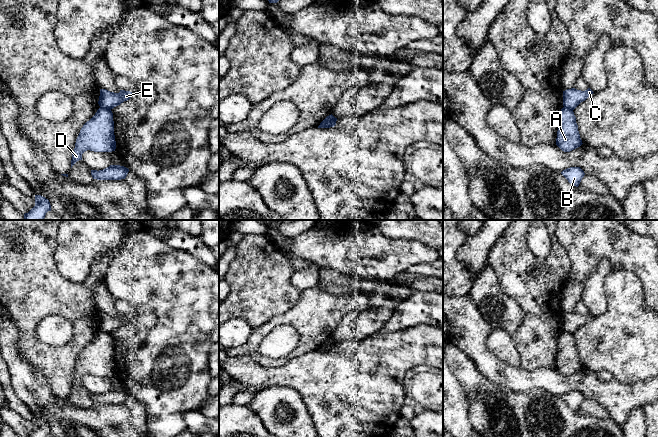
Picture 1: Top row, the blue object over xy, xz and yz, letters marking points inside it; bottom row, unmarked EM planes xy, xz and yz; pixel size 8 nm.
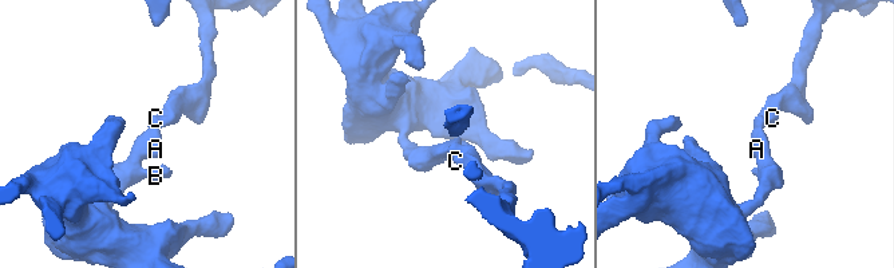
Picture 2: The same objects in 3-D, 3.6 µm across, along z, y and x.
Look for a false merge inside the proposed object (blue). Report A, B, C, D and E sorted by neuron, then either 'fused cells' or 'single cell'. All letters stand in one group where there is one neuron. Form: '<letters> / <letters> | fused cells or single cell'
A B D / C E | fused cells

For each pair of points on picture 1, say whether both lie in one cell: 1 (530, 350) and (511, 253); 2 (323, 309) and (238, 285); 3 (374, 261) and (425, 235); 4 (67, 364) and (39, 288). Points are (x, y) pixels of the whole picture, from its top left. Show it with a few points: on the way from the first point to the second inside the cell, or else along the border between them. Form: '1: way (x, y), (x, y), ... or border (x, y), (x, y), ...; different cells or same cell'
1: way (531, 326), (531, 284), (524, 277); same cell
2: border (302, 292), (295, 304), (277, 315); different cells
3: border (392, 237), (418, 240), (432, 248); different cells
4: way (45, 354), (29, 338), (29, 310); same cell

